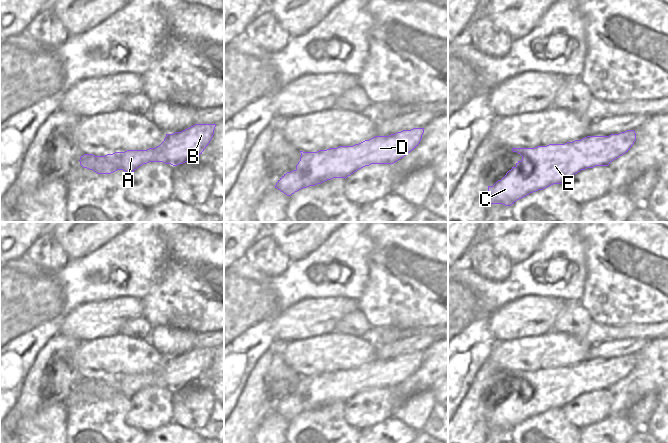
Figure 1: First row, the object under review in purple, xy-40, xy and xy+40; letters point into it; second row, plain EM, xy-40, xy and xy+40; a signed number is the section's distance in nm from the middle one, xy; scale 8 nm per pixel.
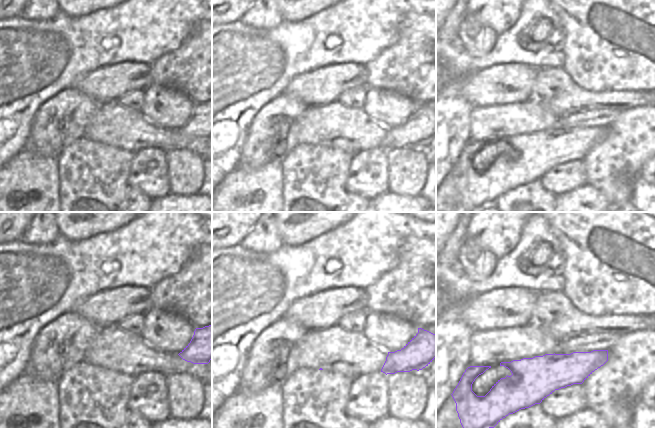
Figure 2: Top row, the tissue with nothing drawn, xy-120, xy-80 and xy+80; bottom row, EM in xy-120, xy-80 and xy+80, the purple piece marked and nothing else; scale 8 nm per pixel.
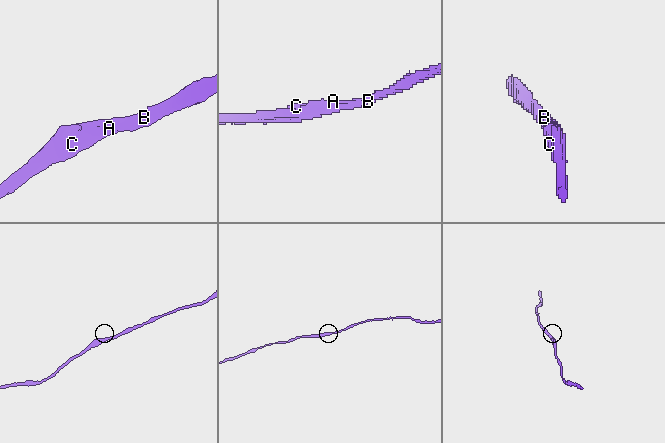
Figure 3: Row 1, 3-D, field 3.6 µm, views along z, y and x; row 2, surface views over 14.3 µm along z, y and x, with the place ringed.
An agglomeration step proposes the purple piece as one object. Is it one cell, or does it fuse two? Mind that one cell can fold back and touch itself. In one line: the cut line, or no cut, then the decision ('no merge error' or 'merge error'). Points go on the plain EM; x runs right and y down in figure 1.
cut none; no merge error

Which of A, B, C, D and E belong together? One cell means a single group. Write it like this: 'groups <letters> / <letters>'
groups A B C D E

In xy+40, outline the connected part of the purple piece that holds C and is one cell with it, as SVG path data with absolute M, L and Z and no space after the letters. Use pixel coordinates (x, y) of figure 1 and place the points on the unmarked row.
M627 354L609 360L587 360L581 364L565 368L549 368L535 372L512 372L522 380L506 399L493 410L488 410L486 423L491 428L511 430L517 424L538 414L543 414L553 408L562 408L581 394L595 390L608 390L613 384L619 382L630 374L636 365L634 354Z

